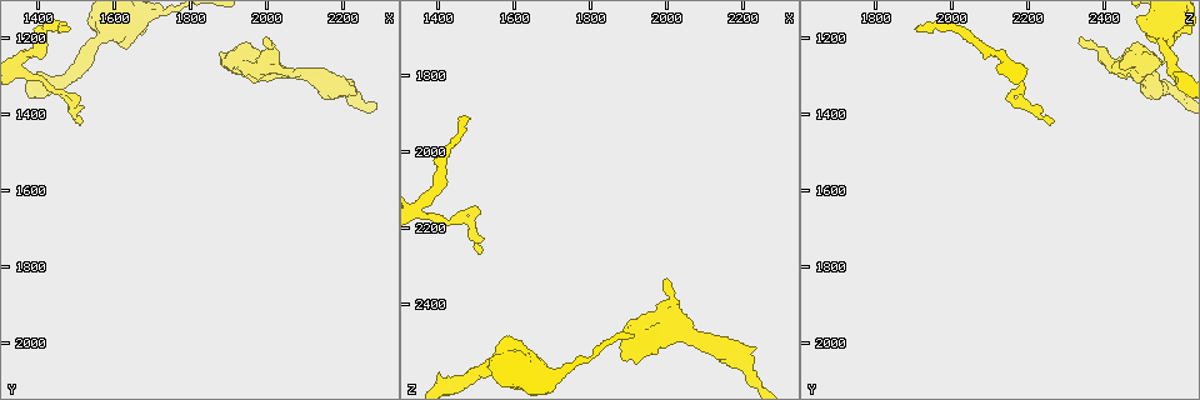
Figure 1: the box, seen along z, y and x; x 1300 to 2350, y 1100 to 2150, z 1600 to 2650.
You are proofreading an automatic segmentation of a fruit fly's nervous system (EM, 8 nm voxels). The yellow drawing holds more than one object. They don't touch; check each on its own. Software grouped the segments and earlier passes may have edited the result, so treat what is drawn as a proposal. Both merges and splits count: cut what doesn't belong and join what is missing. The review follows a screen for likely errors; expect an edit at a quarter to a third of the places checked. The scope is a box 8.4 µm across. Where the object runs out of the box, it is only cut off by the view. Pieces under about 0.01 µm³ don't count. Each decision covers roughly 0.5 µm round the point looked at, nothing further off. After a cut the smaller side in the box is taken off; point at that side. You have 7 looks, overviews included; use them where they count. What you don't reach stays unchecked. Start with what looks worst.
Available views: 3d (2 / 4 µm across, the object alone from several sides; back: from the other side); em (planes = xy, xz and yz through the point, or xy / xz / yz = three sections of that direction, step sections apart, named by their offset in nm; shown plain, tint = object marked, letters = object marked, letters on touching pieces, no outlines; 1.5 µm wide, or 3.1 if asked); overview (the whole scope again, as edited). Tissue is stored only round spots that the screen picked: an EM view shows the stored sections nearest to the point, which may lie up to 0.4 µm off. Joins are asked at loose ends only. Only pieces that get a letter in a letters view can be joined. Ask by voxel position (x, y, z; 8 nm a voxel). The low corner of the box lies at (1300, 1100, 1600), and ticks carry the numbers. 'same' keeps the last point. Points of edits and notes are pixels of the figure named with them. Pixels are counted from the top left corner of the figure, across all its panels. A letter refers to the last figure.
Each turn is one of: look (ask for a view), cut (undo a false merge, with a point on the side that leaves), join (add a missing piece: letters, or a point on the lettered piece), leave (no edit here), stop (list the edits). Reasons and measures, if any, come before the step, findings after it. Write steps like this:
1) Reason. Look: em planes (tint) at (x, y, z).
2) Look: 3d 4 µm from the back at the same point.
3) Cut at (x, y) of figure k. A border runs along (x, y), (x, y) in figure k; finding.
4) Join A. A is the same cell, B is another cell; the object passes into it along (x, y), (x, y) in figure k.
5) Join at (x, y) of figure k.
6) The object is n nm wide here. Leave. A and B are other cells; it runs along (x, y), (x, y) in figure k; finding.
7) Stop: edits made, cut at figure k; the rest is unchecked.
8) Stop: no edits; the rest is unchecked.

Thick end. Look: 3d 2 µm at (1895, 1270, 2545).

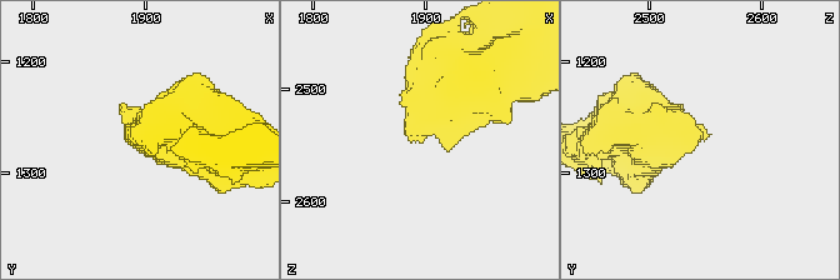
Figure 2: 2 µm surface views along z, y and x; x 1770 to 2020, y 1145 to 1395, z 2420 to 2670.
Look: em planes (tint) at (1892, 1268, 2546).

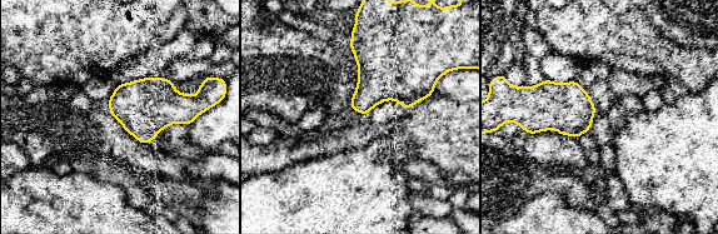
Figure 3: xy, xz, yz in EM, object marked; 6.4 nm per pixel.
Look: em planes (letters) at the same point.

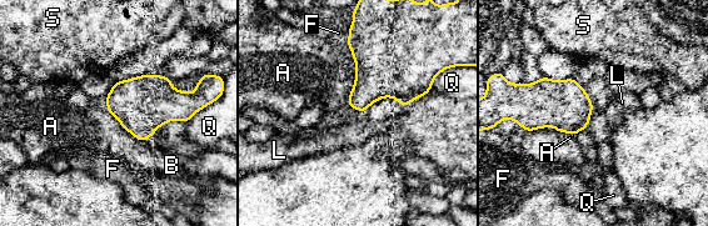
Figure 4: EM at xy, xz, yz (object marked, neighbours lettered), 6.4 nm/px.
Leave. A, B, F, L, Q and S are other cells; a border runs along (344, 41), (355, 65), (348, 103) in figure 4; no lettered piece goes on from it.

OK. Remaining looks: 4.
Free end. Look: em xy step 8 (letters) at (1520, 1415, 2270).

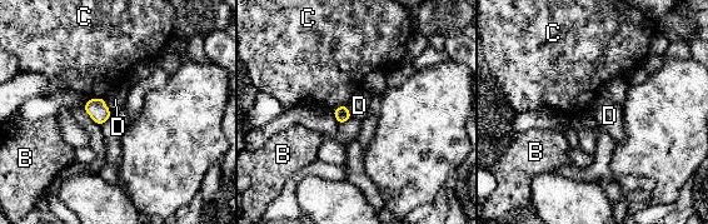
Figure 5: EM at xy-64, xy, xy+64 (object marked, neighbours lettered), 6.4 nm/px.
Leave. B, C and D are other cells; no lettered piece goes on from it.

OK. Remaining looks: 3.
Calibre changes. Look: 3d 4 µm at (1585, 1165, 2550).

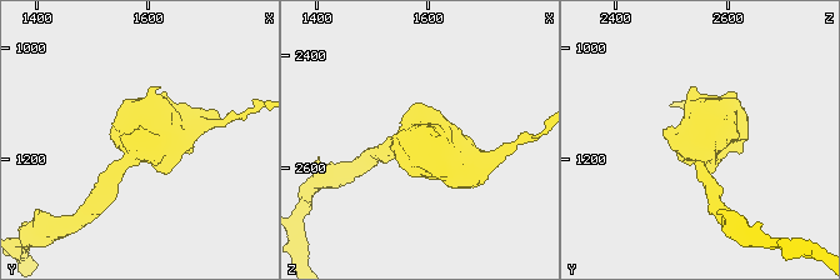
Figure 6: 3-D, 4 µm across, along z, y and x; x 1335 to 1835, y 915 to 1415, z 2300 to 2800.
Look: em xz step 4 (tint) at (1575, 1170, 2555).

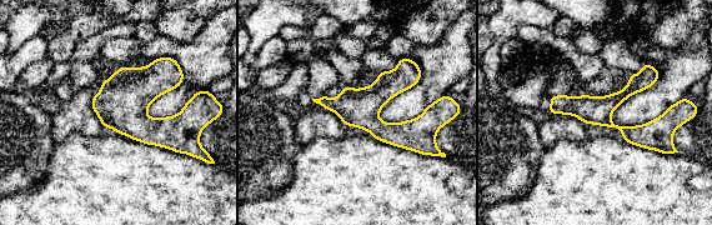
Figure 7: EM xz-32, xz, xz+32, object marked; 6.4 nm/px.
Look: em planes (letters) at the same point.

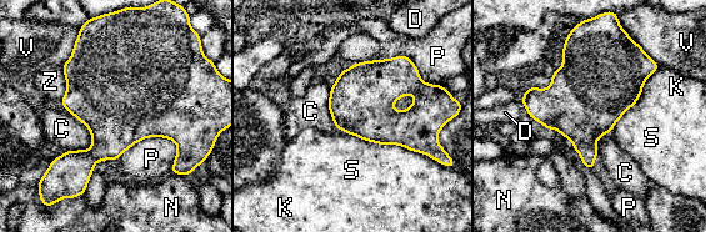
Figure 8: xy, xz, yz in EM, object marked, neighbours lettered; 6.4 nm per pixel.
Leave. C, D, K, N, P, S, V and Z are other cells; a border runs along (660, 66), (632, 105) in figure 8; continuous, no second neuron.

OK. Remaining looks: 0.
Stop: no edits; the rest is unchecked.

